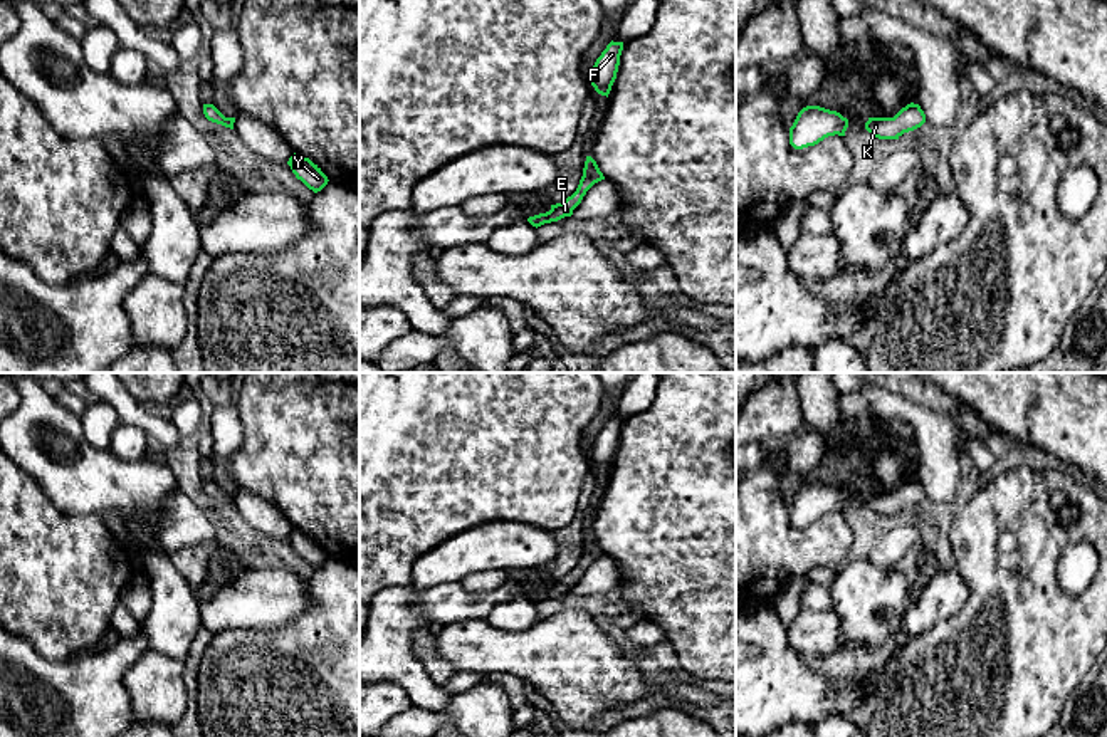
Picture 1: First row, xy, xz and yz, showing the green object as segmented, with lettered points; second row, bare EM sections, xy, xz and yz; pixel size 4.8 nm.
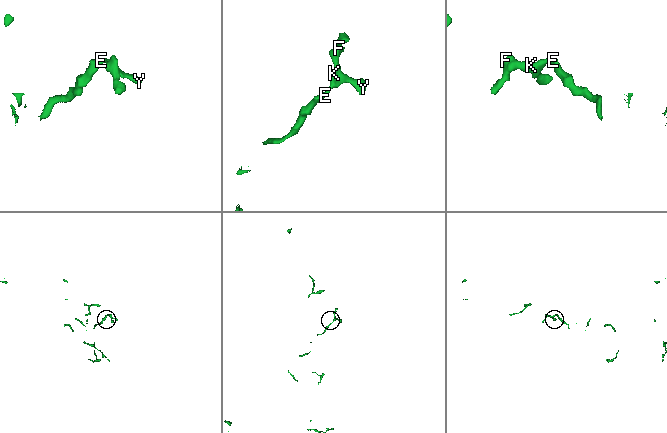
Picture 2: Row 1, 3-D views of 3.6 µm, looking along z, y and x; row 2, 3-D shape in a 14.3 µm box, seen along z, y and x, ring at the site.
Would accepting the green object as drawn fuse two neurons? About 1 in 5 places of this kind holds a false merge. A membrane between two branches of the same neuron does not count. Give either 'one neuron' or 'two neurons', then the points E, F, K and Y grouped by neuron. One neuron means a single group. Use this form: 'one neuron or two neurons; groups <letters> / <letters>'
one neuron; groups E F K Y

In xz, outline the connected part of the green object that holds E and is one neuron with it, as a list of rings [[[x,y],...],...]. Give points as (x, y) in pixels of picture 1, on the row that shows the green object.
[[[586,156],[583,176],[580,180],[576,191],[566,200],[563,200],[561,203],[551,205],[549,212],[529,217],[527,222],[538,228],[544,223],[551,223],[564,217],[571,217],[573,210],[581,203],[586,191],[601,180],[605,180],[605,176],[600,171],[596,161],[591,156]]]

